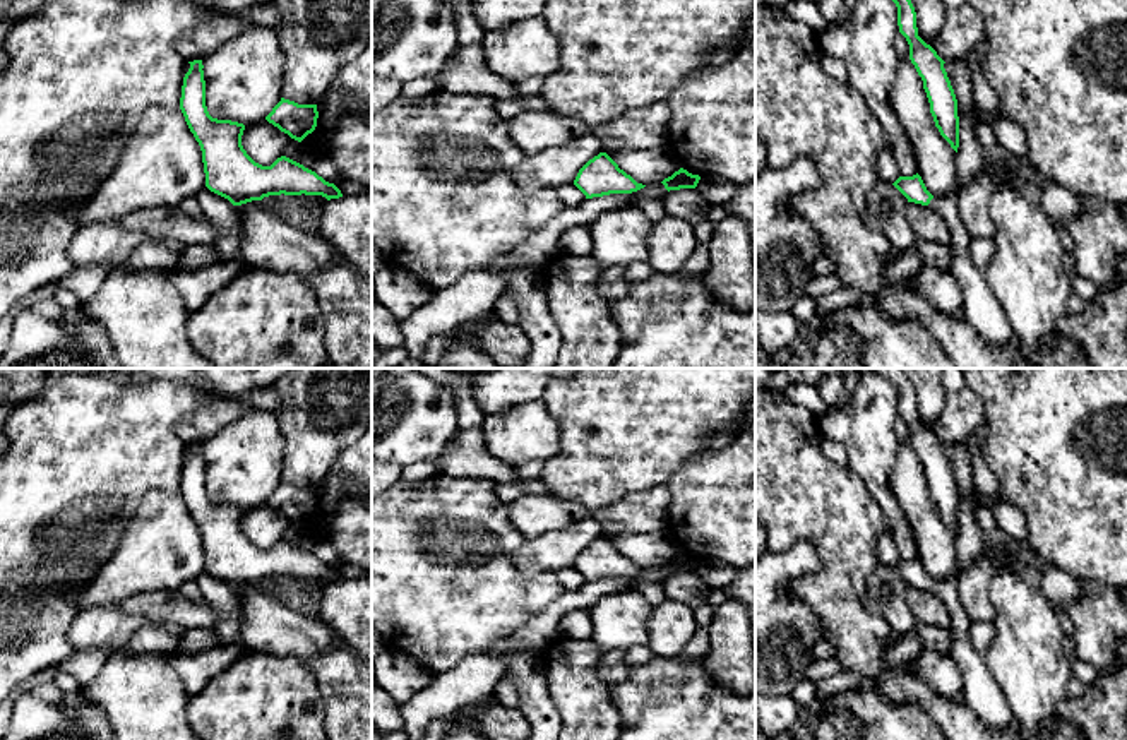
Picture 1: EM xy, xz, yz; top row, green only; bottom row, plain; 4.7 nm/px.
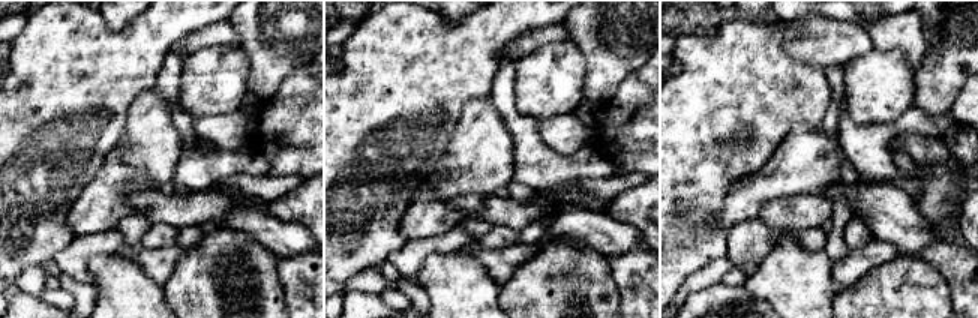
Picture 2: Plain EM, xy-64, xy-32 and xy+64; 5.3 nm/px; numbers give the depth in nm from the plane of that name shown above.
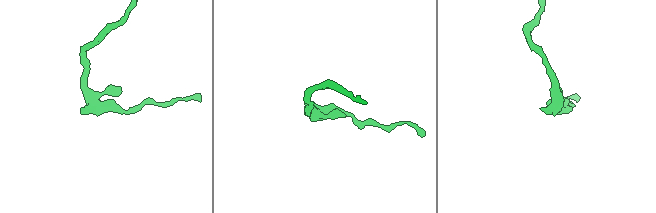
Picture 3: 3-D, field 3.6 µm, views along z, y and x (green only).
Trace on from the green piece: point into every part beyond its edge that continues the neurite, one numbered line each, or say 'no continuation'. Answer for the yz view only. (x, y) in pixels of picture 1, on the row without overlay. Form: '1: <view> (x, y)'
1: yz (982, 694)

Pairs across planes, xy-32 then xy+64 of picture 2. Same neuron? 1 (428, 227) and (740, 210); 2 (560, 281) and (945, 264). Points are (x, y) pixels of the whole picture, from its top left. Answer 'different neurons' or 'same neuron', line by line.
1: different neurons
2: different neurons

